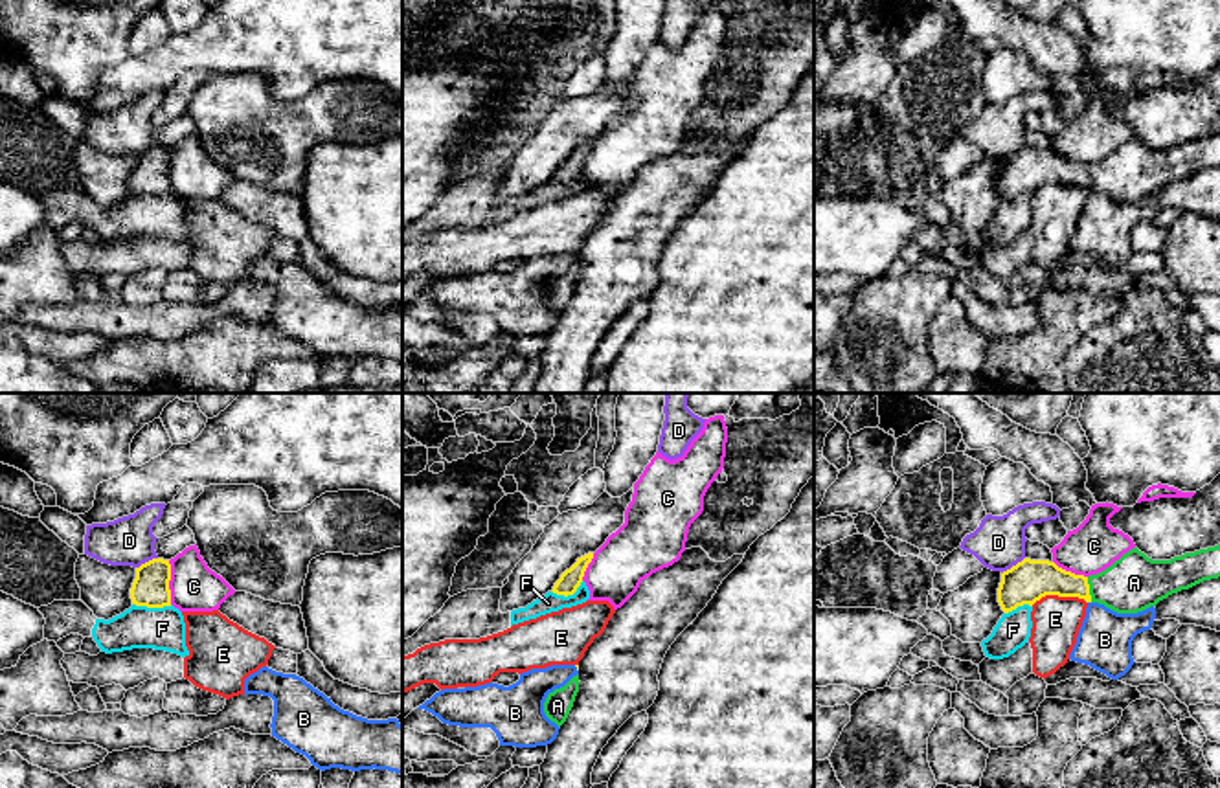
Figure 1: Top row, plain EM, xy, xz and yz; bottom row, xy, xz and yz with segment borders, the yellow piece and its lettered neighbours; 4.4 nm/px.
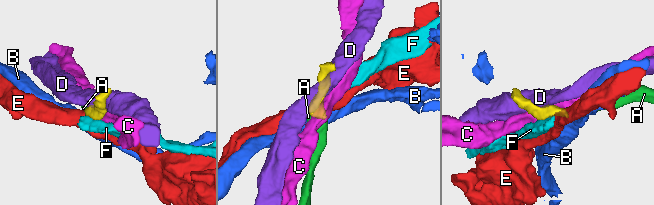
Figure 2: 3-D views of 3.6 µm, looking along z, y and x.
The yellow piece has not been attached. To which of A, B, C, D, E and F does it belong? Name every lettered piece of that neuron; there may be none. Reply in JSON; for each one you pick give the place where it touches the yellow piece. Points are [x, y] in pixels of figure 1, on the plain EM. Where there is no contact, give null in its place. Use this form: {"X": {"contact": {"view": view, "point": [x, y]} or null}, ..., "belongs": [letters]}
{"A": {"contact": {"view": "yz", "point": [1088, 179]}}, "belongs": ["A"]}

